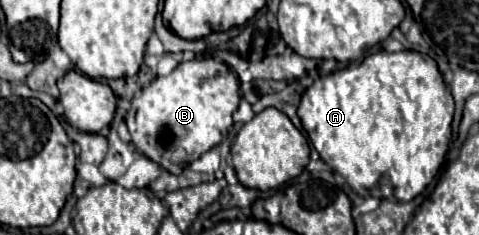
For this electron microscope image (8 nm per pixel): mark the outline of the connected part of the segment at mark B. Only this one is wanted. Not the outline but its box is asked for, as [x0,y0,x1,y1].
[125,57,239,175]

